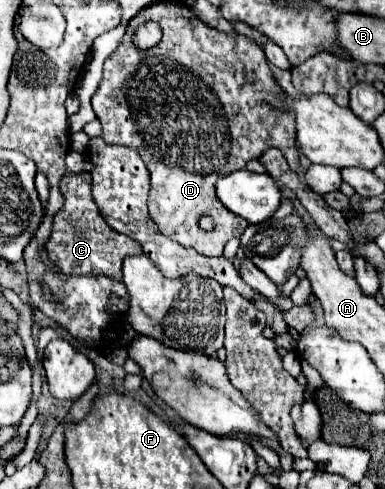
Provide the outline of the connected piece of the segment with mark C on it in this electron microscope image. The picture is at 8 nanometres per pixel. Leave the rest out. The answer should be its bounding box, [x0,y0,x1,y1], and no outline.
[45,172,143,280]

